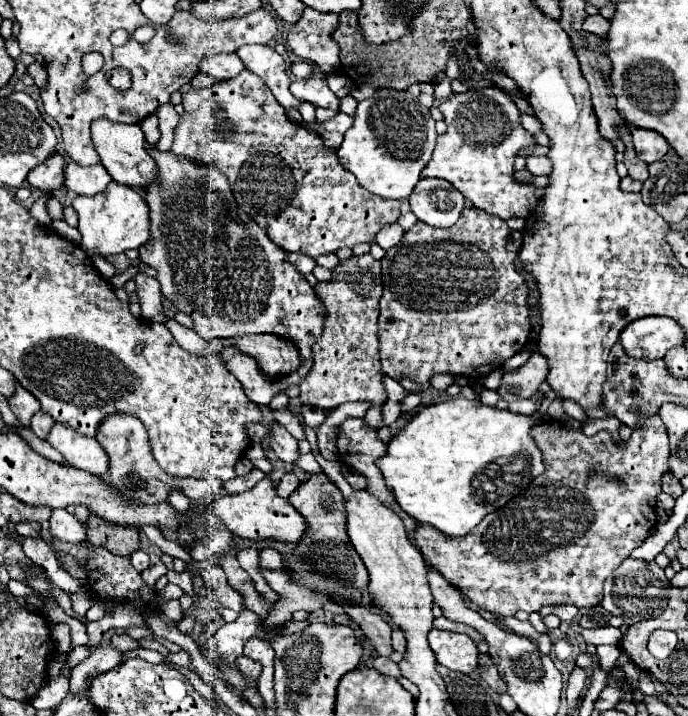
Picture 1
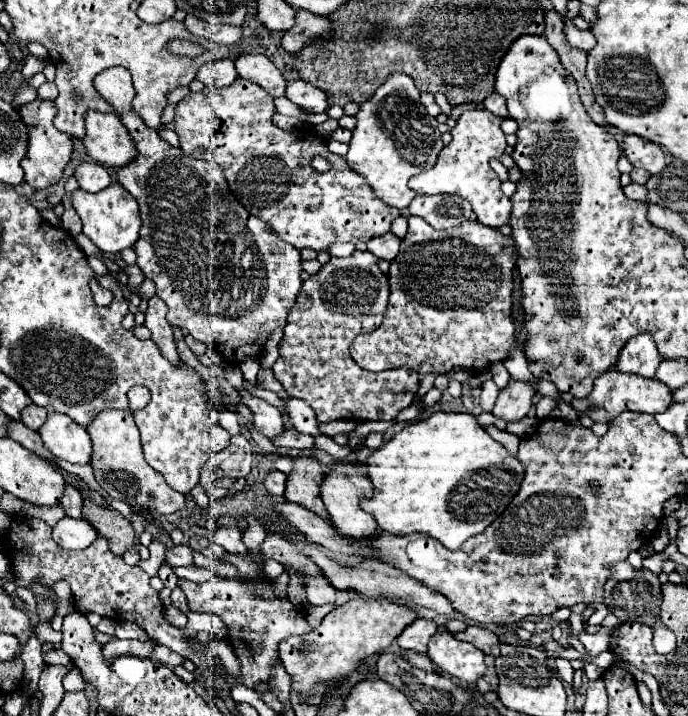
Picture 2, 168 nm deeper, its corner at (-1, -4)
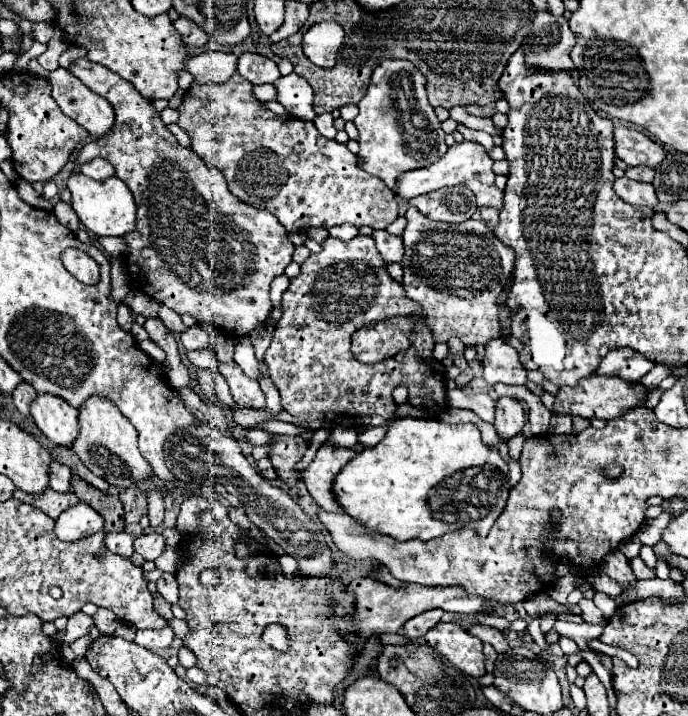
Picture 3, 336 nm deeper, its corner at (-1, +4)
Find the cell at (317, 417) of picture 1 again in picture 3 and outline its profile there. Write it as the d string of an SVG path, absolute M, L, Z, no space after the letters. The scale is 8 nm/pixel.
M242 337L240 341L236 341L236 353L234 353L234 359L236 363L242 367L242 371L252 377L254 381L260 381L262 379L262 373L260 373L260 363L254 355L254 349L252 349L252 343L248 337Z

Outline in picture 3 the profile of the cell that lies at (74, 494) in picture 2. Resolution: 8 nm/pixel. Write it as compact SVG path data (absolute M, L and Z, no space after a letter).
M52 461L50 465L50 487L58 493L70 493L70 481L72 481L72 471L66 465L60 465Z

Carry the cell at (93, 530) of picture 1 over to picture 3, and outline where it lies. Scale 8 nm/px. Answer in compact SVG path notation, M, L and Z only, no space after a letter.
M76 475L72 477L72 491L78 495L80 501L88 503L94 511L98 511L104 517L104 531L108 533L124 531L124 507L118 497L94 489Z

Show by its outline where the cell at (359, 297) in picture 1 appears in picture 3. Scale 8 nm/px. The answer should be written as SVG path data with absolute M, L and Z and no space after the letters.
M356 235L348 243L328 237L322 243L322 253L312 253L302 263L300 275L290 279L290 287L282 295L282 317L276 323L272 343L266 351L268 373L280 391L284 411L302 421L322 421L346 427L384 425L390 417L394 417L396 411L392 391L398 385L404 385L408 389L408 403L416 407L428 407L428 417L438 419L440 411L446 409L446 377L444 367L440 367L440 363L432 357L434 339L426 325L416 325L412 347L408 351L399 352L380 363L364 365L356 361L350 351L350 337L358 327L374 325L394 315L412 315L414 311L416 303L408 301L404 297L402 285L388 275L386 263L374 247L372 237Z

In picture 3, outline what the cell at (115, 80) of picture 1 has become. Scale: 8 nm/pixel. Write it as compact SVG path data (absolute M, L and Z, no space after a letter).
M78 59L74 65L70 65L70 71L94 93L108 99L116 111L116 123L112 131L106 137L82 147L74 163L74 173L80 171L82 163L94 157L102 157L116 169L116 177L122 179L134 193L138 205L138 221L136 229L124 235L130 247L128 273L132 287L150 295L158 303L168 305L178 315L192 315L196 323L216 325L232 339L246 337L268 319L272 311L268 297L270 283L274 277L282 275L292 261L294 245L288 239L288 231L280 225L280 221L276 221L272 213L246 205L234 197L226 185L224 175L216 169L208 169L202 157L198 157L192 149L182 147L162 123L152 103L140 97L132 83L122 79L112 69L88 59Z

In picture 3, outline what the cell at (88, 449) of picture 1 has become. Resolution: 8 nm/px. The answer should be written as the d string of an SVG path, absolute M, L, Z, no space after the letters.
M38 395L30 405L38 429L56 445L70 447L80 433L78 411L56 395Z

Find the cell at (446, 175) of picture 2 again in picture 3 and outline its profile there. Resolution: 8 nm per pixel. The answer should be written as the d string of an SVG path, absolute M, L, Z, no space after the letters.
M462 141L462 143L456 143L452 147L448 147L446 155L424 167L424 169L414 169L414 171L408 171L404 175L398 177L398 195L404 197L404 199L410 199L410 197L418 197L418 195L424 195L424 193L430 193L430 191L436 191L440 187L456 187L456 185L464 185L468 187L474 195L476 195L476 201L480 207L494 207L494 209L502 209L502 203L504 203L504 193L494 185L494 171L492 171L492 159L490 155L484 151L484 147L476 141Z

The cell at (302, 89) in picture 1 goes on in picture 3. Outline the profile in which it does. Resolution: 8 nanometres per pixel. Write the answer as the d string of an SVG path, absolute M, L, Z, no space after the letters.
M290 73L286 77L280 77L274 85L278 89L276 101L280 101L292 117L300 117L302 121L314 121L316 117L312 109L314 89L310 87L308 81L304 81L304 77Z

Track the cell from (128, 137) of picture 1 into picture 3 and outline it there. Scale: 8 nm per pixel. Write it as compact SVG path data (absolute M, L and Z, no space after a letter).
M56 69L50 73L52 97L60 109L82 125L92 137L100 139L110 133L116 117L112 105L90 91L80 79L76 79L68 69Z

